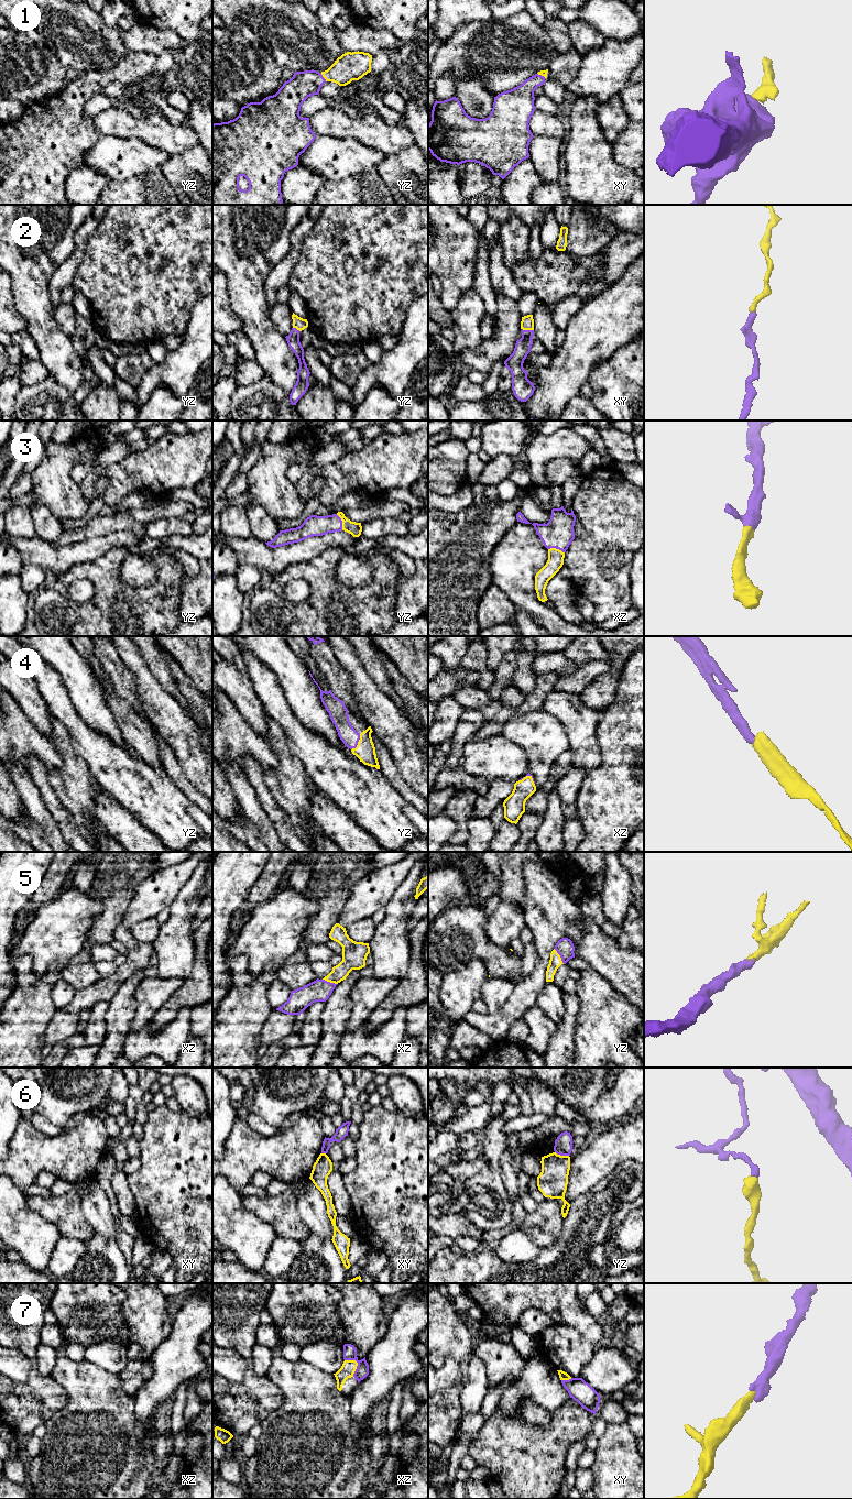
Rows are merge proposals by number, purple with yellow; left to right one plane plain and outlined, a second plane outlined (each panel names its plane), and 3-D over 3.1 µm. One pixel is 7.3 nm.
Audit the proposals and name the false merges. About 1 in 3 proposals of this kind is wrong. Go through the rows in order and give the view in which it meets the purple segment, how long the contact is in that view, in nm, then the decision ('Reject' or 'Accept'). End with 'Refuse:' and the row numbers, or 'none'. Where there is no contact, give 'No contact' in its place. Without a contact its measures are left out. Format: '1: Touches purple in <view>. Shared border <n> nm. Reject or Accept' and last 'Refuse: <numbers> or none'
1: Touches purple in yz. Shared border 80 nm. Accept
2: Touches purple in xy. Shared border 90 nm. Accept
3: Touches purple in yz. Shared border 130 nm. Accept
4: Touches purple in yz. Shared border 140 nm. Accept
5: Touches purple in yz. Shared border 130 nm. Accept
6: Touches purple in yz. Shared border 110 nm. Reject
7: Touches purple in xz. Shared border 140 nm. Accept
Refuse: 6

